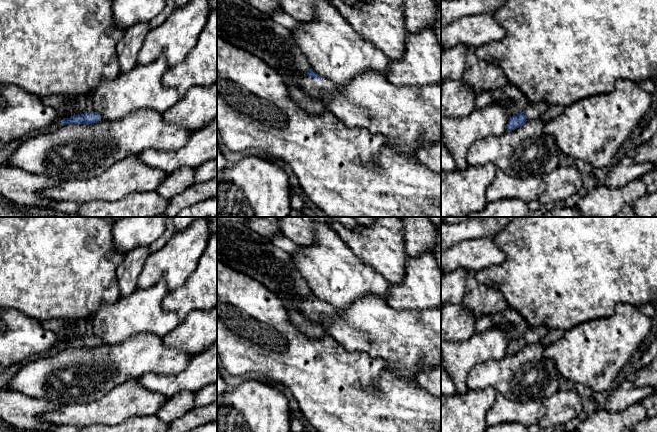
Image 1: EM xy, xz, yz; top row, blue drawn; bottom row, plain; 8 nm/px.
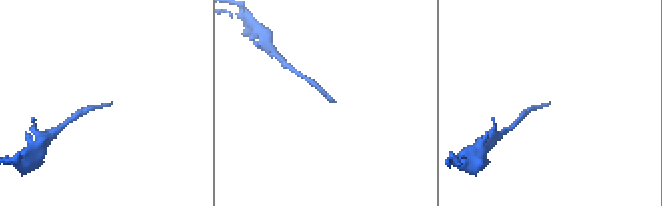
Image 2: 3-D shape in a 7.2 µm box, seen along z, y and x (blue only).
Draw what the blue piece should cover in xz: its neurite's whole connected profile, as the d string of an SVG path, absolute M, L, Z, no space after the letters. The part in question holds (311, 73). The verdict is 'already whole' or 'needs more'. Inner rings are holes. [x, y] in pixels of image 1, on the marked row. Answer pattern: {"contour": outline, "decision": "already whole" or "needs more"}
{"contour": "M310 69L303 81L303 90L312 99L321 101L324 95L335 95L338 92L338 85Z", "decision": "needs more"}

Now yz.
{"contour": "M528 100L527 106L522 113L510 117L507 131L515 130L532 119L540 118L549 108L546 101L532 102Z", "decision": "needs more"}

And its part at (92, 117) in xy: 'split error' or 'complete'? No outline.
split error

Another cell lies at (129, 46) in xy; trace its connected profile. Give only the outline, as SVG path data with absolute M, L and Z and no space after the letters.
M148 22L135 24L125 30L123 38L117 45L120 74L125 74L138 65L138 53L150 30Z

